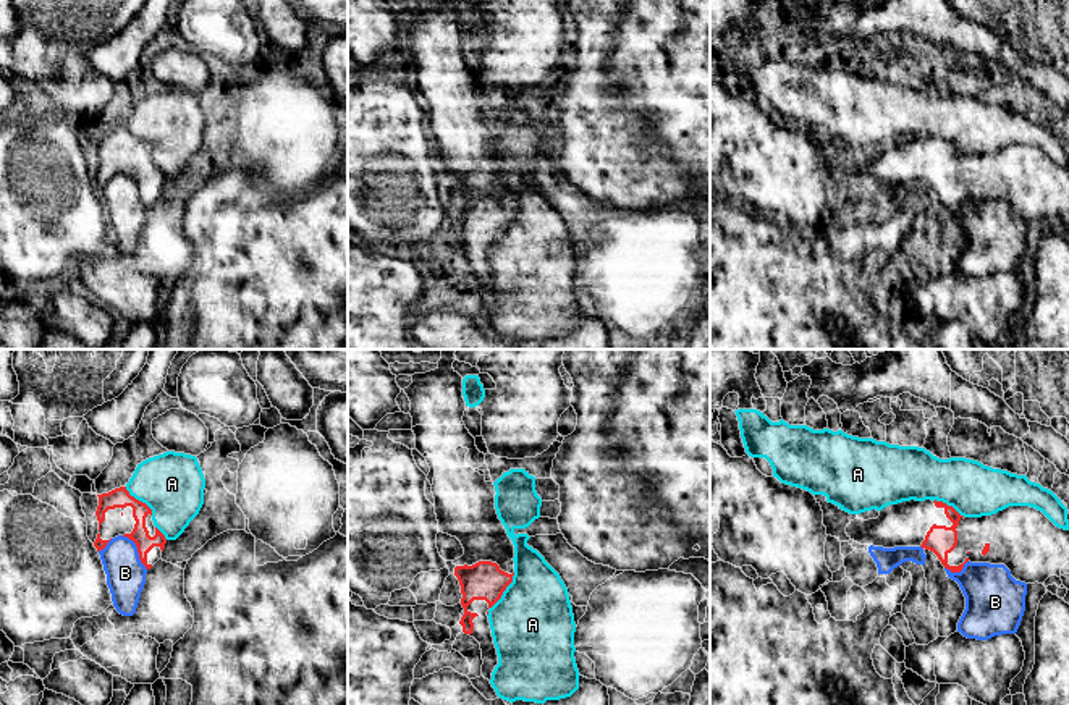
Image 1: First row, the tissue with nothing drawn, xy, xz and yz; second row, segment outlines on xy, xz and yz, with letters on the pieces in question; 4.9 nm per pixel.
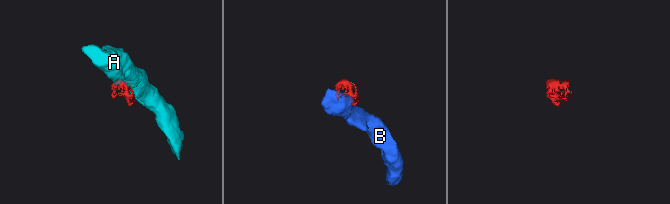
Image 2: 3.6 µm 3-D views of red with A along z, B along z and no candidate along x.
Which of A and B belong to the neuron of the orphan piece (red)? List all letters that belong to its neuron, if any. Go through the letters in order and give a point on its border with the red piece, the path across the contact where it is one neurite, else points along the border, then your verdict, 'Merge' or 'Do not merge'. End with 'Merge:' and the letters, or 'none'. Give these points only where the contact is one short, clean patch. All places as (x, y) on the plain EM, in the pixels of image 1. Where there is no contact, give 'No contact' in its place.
A: Touches red at xz (505, 227). Do not merge
B: Touches red at xy (138, 188). Boundary: xy (122, 173), (126, 173), (135, 181), (138, 196), (146, 207). Do not merge
Merge: none

